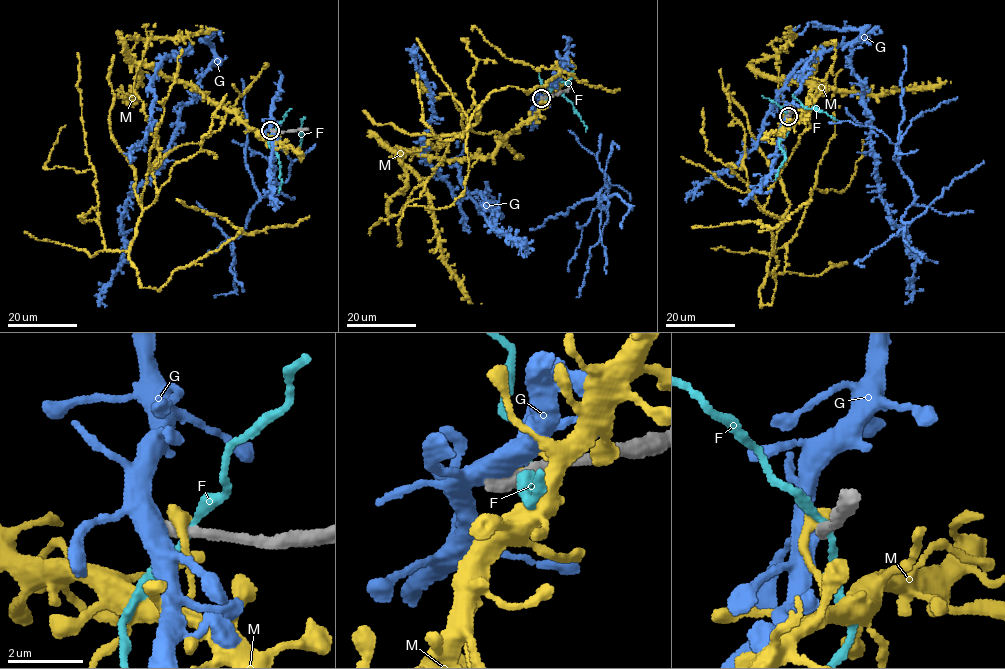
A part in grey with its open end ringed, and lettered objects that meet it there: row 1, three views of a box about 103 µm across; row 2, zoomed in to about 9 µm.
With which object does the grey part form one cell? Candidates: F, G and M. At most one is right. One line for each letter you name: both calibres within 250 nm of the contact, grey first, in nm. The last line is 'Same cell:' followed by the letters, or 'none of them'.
Same cell: none of them

